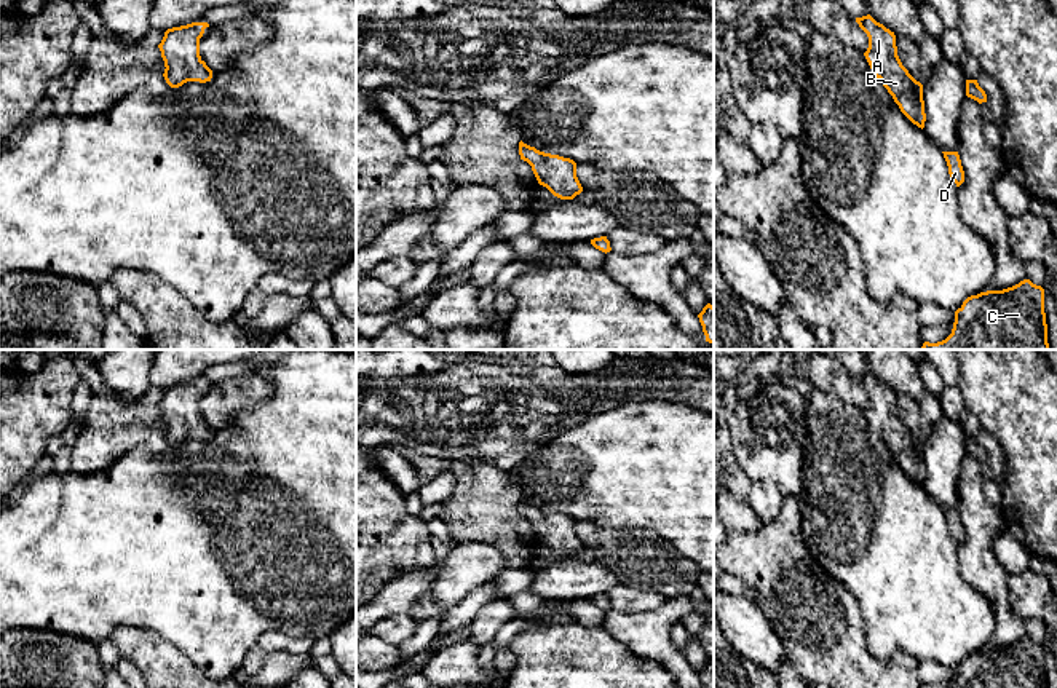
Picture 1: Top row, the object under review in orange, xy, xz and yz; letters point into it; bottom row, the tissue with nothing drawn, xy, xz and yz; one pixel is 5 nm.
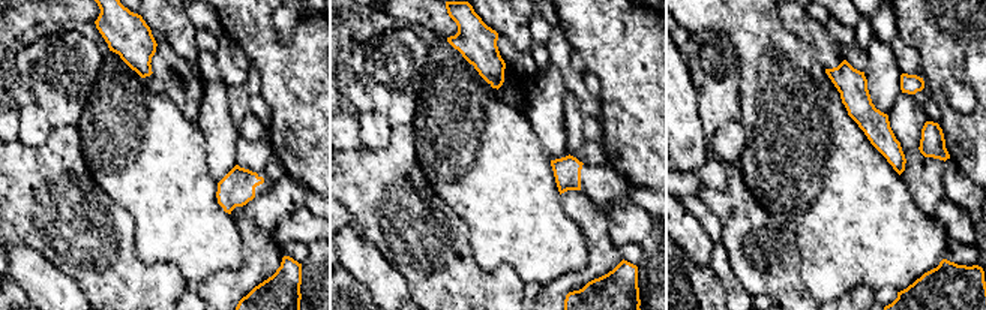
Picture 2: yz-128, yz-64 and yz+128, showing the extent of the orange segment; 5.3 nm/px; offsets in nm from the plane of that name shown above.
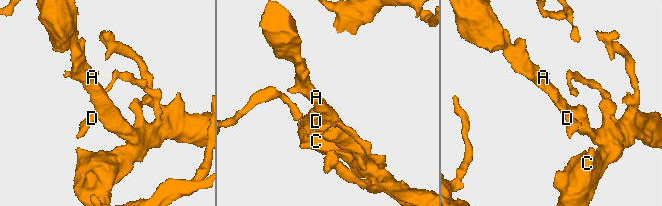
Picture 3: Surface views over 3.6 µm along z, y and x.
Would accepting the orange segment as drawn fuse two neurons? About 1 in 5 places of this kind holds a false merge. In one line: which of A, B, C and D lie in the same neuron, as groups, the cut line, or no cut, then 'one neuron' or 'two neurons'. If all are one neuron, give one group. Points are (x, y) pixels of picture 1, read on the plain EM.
A B C D | no cut | one neuron

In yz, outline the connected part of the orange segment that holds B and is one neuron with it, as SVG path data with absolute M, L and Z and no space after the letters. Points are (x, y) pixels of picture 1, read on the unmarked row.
M870 372L856 375L856 380L869 394L869 405L864 413L875 434L893 453L901 469L923 487L926 479L923 442L902 423L894 389L877 380Z

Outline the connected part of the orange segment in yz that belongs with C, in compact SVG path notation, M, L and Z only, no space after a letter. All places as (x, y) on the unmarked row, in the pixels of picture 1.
M1023 637L1003 648L968 654L952 688L1047 688L1044 646Z

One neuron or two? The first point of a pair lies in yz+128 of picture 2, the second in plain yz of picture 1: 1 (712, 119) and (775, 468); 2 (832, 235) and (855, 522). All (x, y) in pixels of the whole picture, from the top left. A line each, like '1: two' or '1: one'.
1: one
2: one

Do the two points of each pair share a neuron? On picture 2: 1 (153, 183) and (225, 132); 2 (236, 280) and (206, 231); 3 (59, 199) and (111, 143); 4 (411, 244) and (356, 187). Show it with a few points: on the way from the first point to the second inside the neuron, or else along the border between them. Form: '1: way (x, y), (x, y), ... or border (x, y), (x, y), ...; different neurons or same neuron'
1: border (195, 126), (203, 138), (207, 168), (215, 181); different neurons
2: border (242, 237), (243, 264), (200, 283); different neurons
3: border (80, 134), (83, 160), (92, 178), (110, 196); different neurons
4: way (399, 229), (371, 201); same neuron

